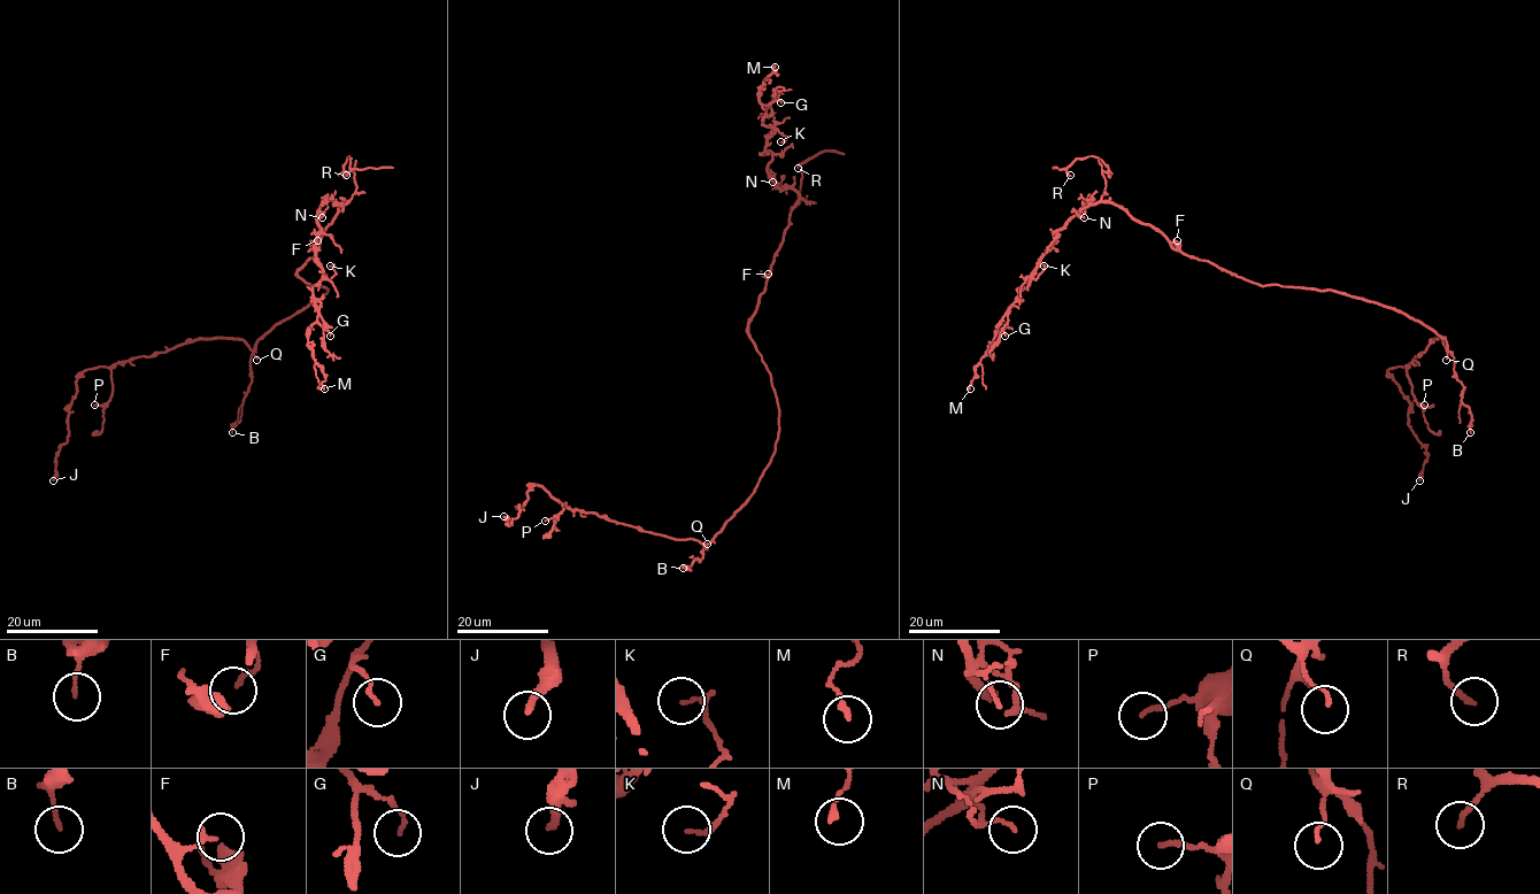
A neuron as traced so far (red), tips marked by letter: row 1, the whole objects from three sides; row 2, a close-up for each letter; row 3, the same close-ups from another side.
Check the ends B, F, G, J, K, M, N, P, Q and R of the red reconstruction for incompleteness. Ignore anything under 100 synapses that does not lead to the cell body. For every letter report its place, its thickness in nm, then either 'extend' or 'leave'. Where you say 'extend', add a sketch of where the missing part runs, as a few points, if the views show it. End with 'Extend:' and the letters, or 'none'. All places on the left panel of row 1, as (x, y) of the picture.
B: place (232, 432); calibre 120 nm; leave
F: place (317, 240); calibre 180 nm; leave
G: place (330, 336); calibre 110 nm; leave
J: place (53, 480); calibre 240 nm; leave
K: place (330, 266); calibre 160 nm; leave
M: place (324, 388); calibre 160 nm; leave
N: place (322, 217); calibre 120 nm; leave
P: place (94, 405); calibre 130 nm; leave
Q: place (256, 360); calibre 110 nm; leave
R: place (346, 175); calibre 170 nm; leave
Extend: none

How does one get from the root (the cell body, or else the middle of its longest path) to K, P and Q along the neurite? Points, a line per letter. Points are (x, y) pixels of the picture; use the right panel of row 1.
K: (1296, 287), (1259, 285), (1185, 255), (1121, 207), (1091, 199), (1054, 234), (1033, 278), (1044, 266)
P: (1296, 287), (1363, 298), (1435, 331), (1446, 349), (1441, 339), (1437, 339), (1407, 370), (1413, 394), (1424, 405)
Q: (1296, 287), (1333, 290), (1404, 313), (1445, 341), (1446, 360)

